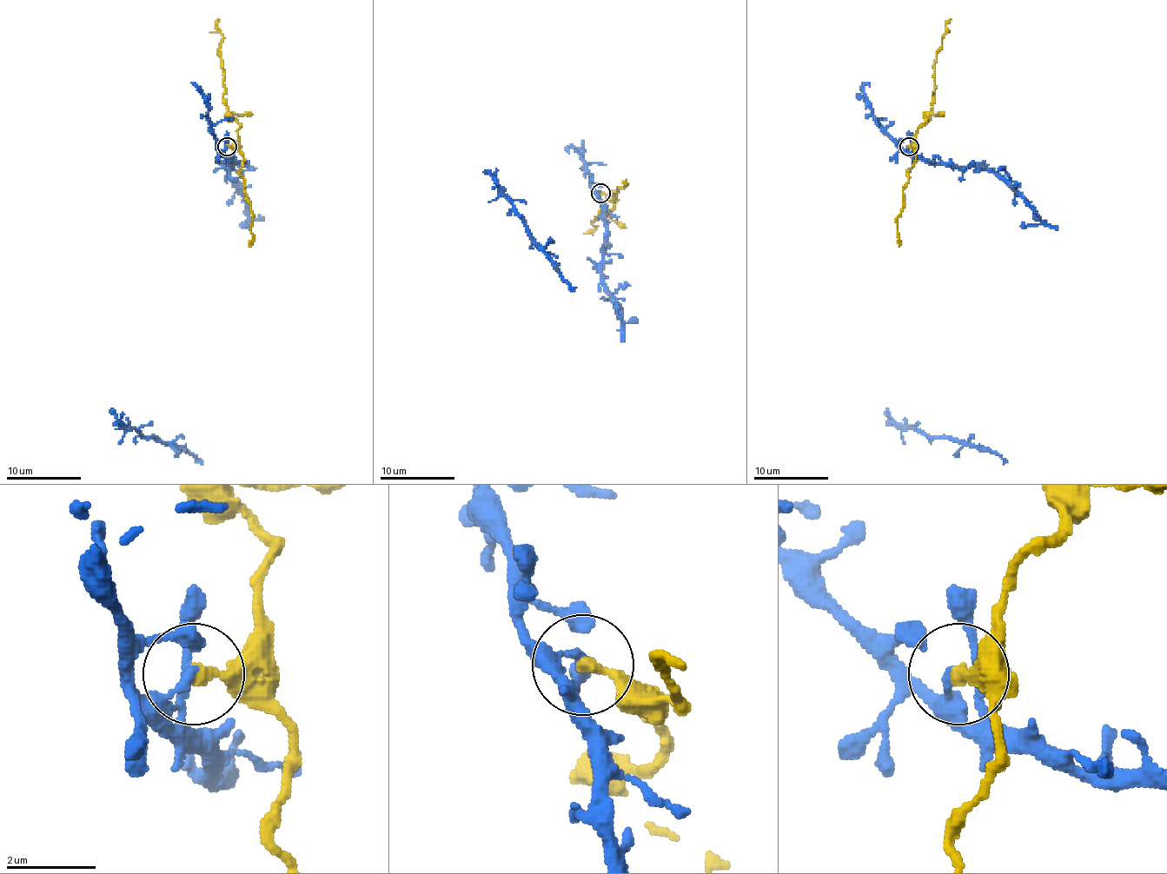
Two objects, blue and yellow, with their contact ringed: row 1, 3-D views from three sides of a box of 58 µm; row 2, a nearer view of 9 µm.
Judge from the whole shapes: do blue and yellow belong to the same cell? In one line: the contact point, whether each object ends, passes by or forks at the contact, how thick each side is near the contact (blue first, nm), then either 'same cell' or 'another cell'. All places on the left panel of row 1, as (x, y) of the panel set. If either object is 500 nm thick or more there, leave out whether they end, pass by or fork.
place (227, 146); blue ends; yellow ends; calibres 190 and 280 nm; another cell

